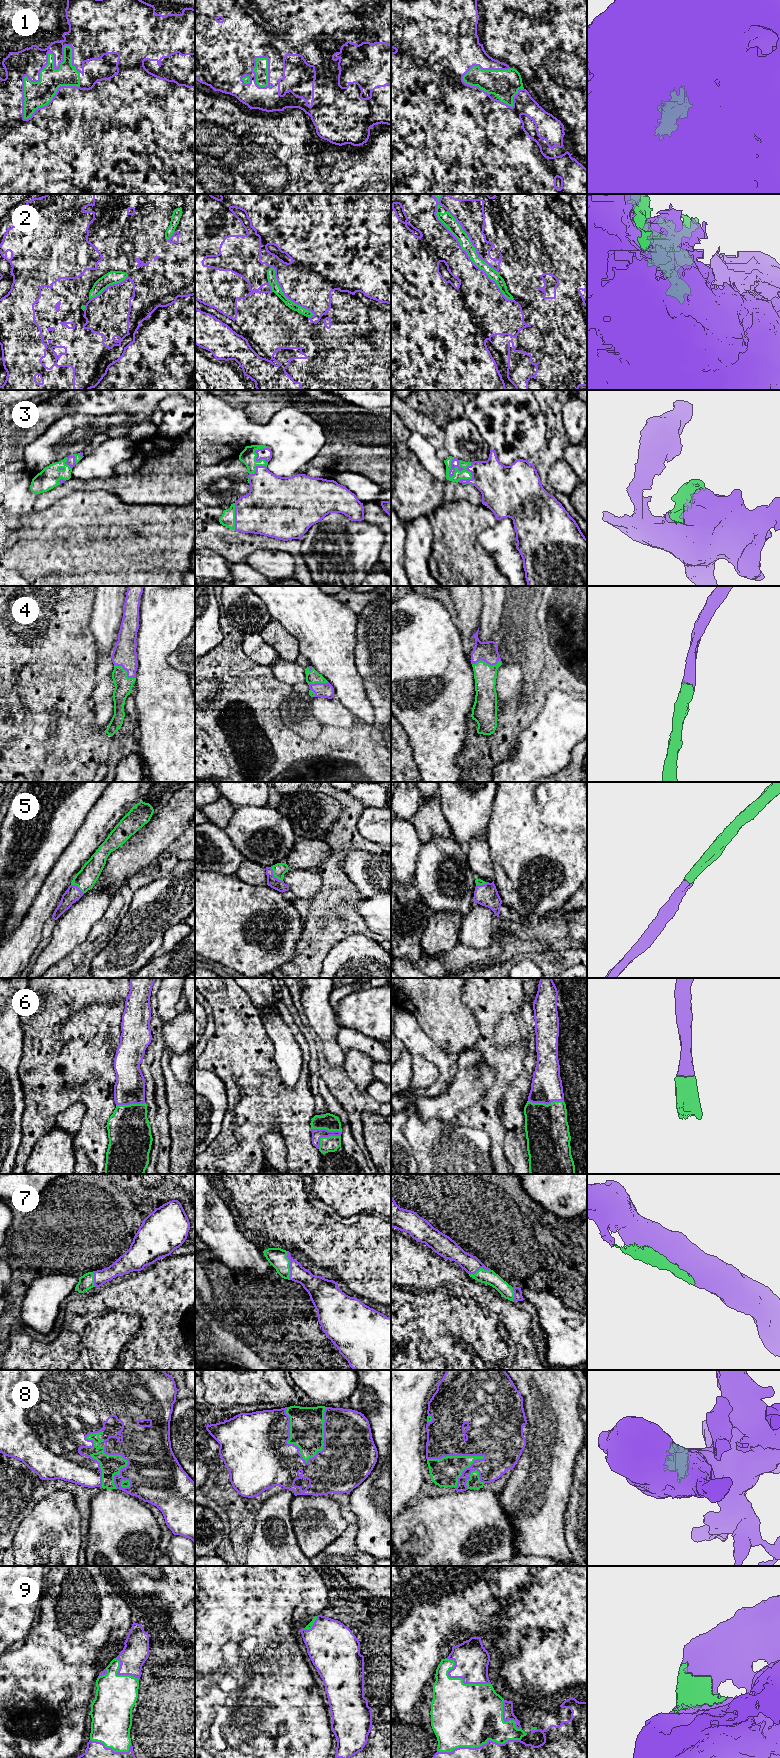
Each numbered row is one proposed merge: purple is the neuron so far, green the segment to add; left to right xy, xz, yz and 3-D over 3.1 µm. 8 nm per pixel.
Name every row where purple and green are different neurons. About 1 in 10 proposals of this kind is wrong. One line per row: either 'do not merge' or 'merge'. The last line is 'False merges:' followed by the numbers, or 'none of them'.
1: merge
2: merge
3: merge
4: merge
5: merge
6: merge
7: merge
8: merge
9: merge
False merges: none of them

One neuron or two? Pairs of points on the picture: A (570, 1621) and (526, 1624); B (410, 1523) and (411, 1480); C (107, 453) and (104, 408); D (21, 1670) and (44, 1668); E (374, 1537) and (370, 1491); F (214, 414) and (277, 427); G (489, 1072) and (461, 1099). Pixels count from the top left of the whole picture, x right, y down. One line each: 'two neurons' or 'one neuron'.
A: one neuron
B: two neurons
C: two neurons
D: two neurons
E: one neuron
F: one neuron
G: one neuron

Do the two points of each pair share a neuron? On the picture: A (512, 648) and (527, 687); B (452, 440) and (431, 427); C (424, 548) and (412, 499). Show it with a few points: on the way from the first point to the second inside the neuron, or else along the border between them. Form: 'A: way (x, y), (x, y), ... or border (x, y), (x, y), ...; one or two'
A: way (522, 658), (528, 664), (528, 677); one
B: border (454, 418), (442, 429); two
C: border (429, 516), (418, 516), (406, 524); two

